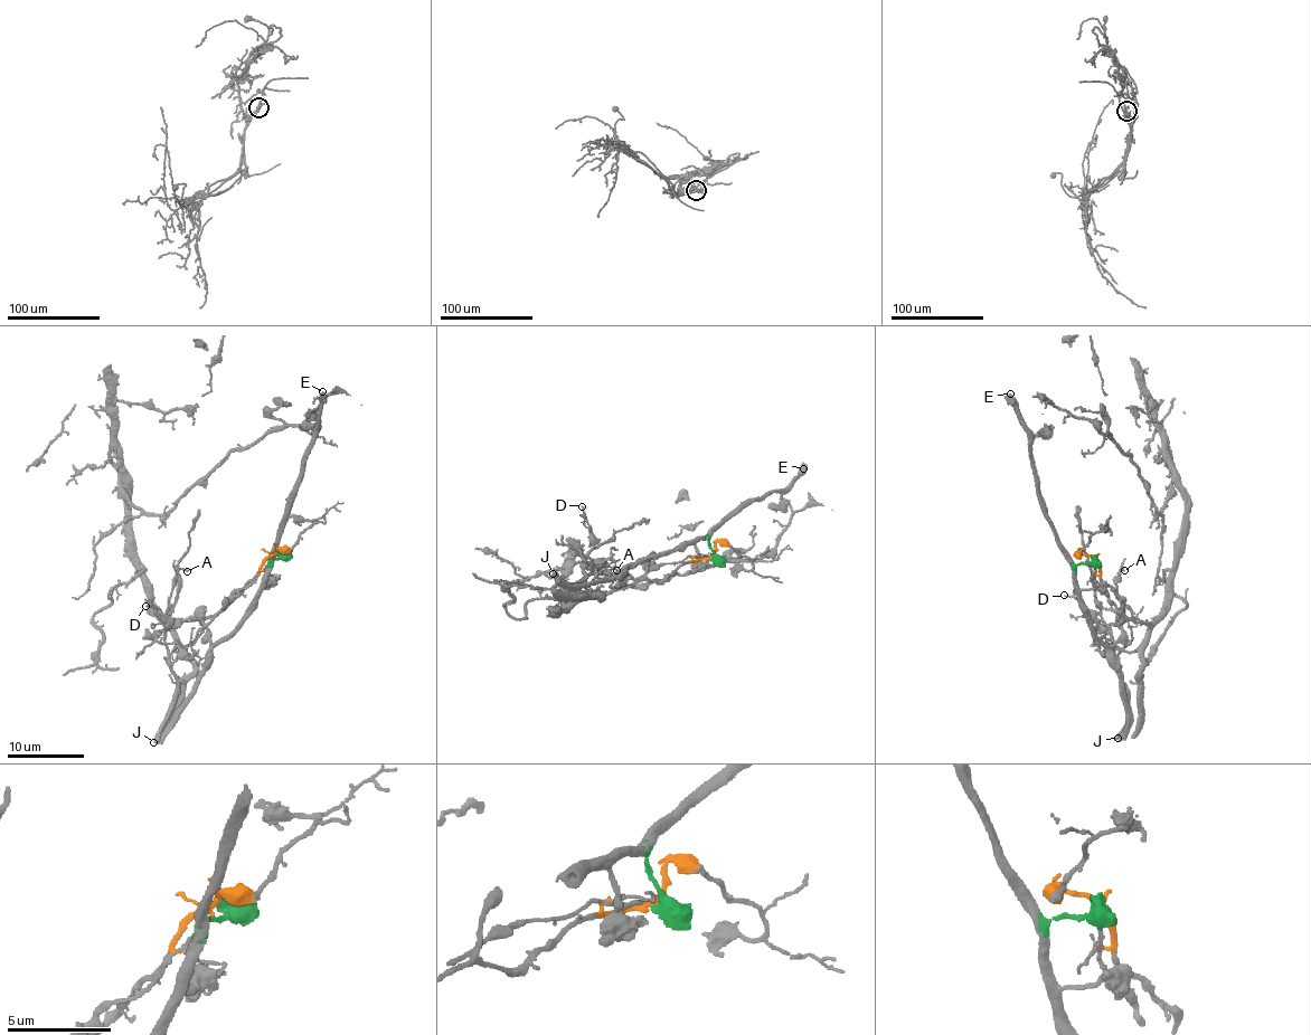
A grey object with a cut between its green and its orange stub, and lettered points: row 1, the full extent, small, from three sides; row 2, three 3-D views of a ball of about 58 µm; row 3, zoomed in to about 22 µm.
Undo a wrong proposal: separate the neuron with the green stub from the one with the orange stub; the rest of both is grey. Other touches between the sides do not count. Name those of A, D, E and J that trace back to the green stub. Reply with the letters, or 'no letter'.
D, E, J

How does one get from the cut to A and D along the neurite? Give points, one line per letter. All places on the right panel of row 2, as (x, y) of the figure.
A: (1094, 557), (1100, 578), (1123, 599), (1124, 613), (1148, 625), (1115, 595), (1115, 576), (1122, 568), (1124, 571)
D: (1094, 557), (1075, 568), (1077, 596), (1093, 635), (1110, 646), (1119, 638), (1123, 619), (1105, 625), (1064, 596)

